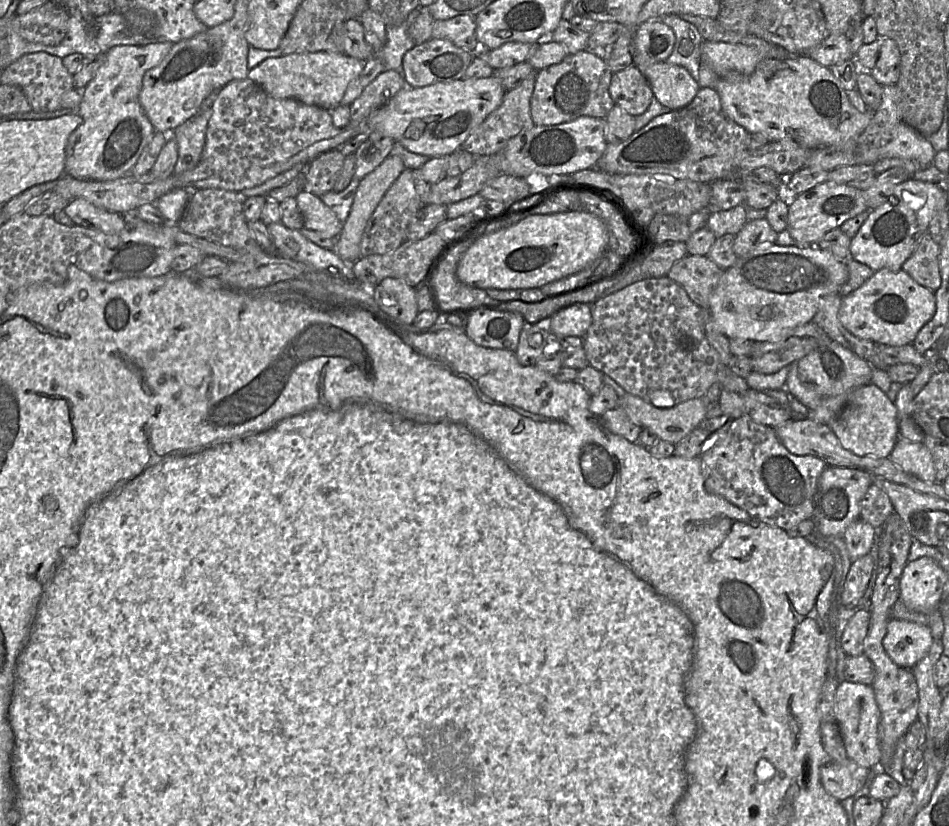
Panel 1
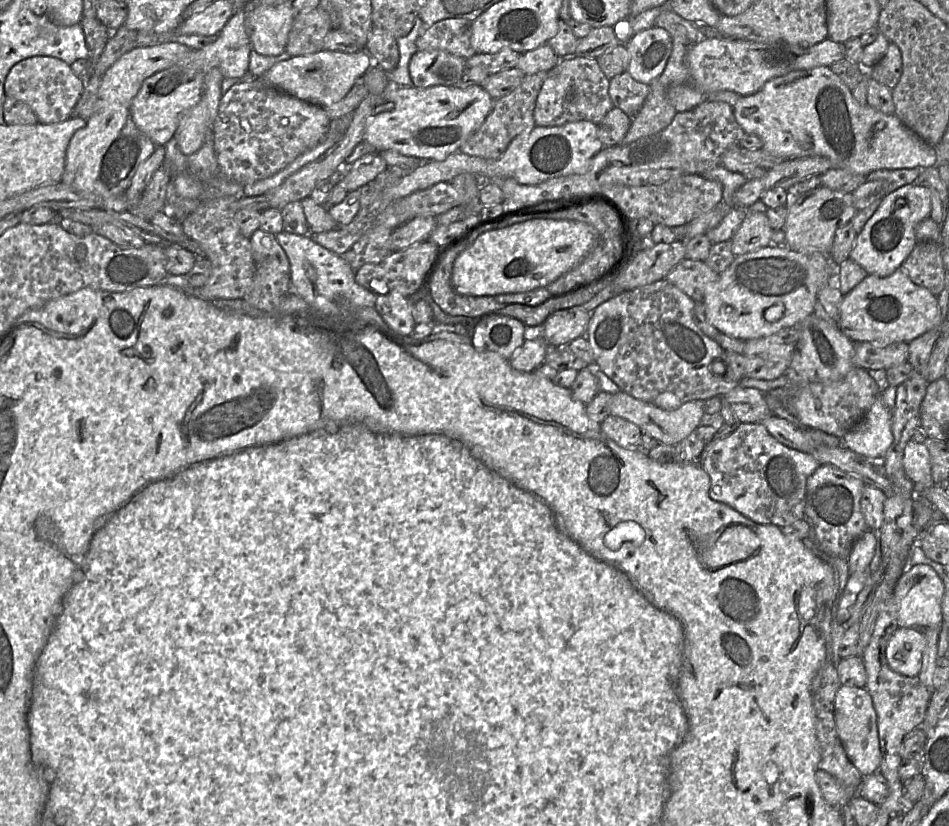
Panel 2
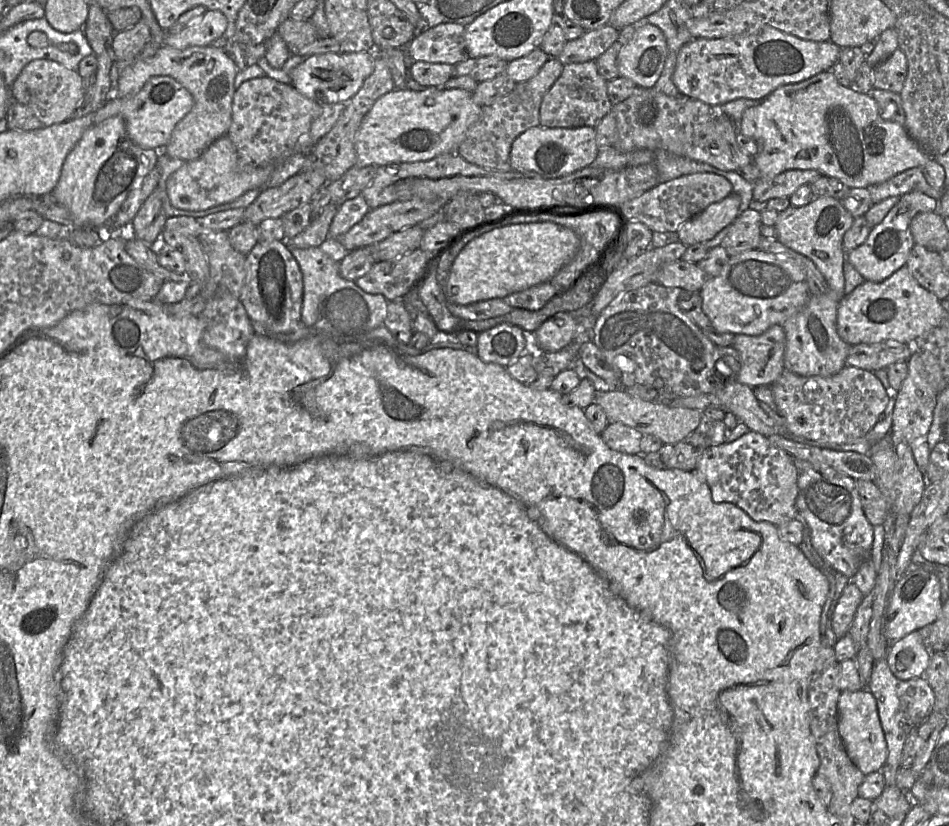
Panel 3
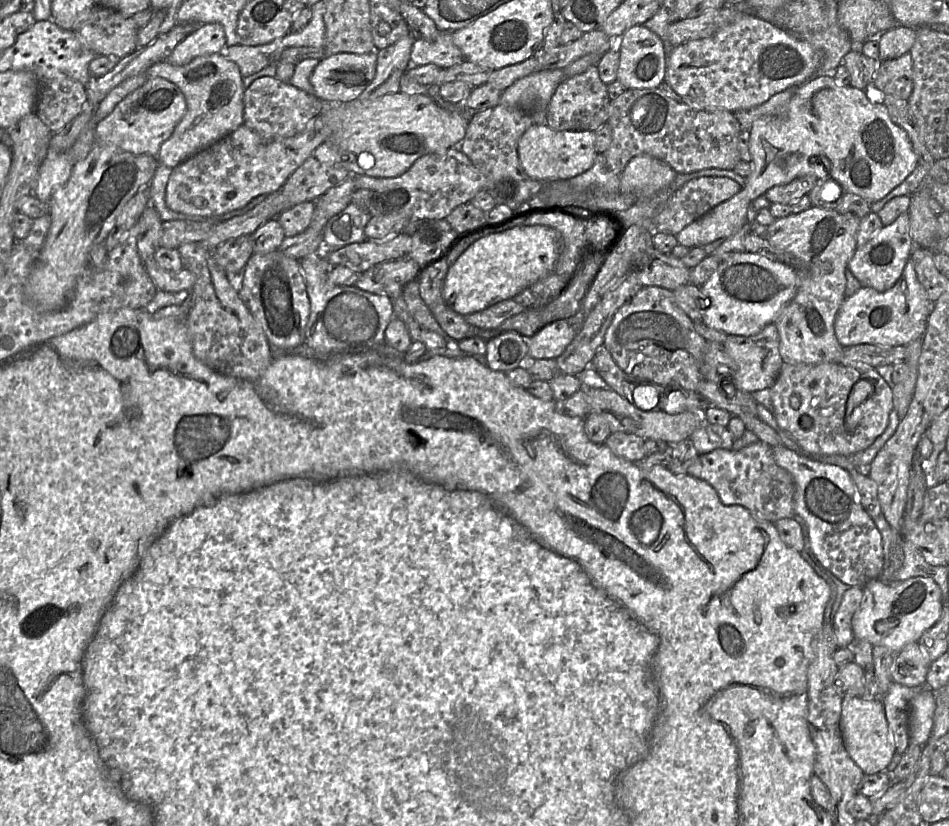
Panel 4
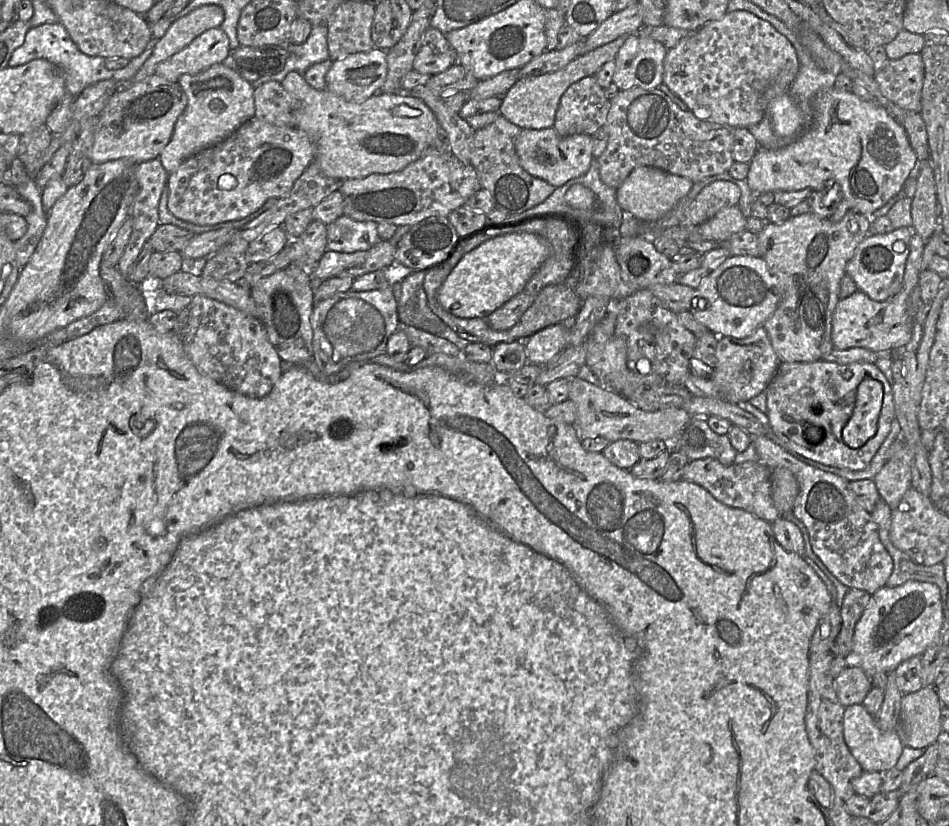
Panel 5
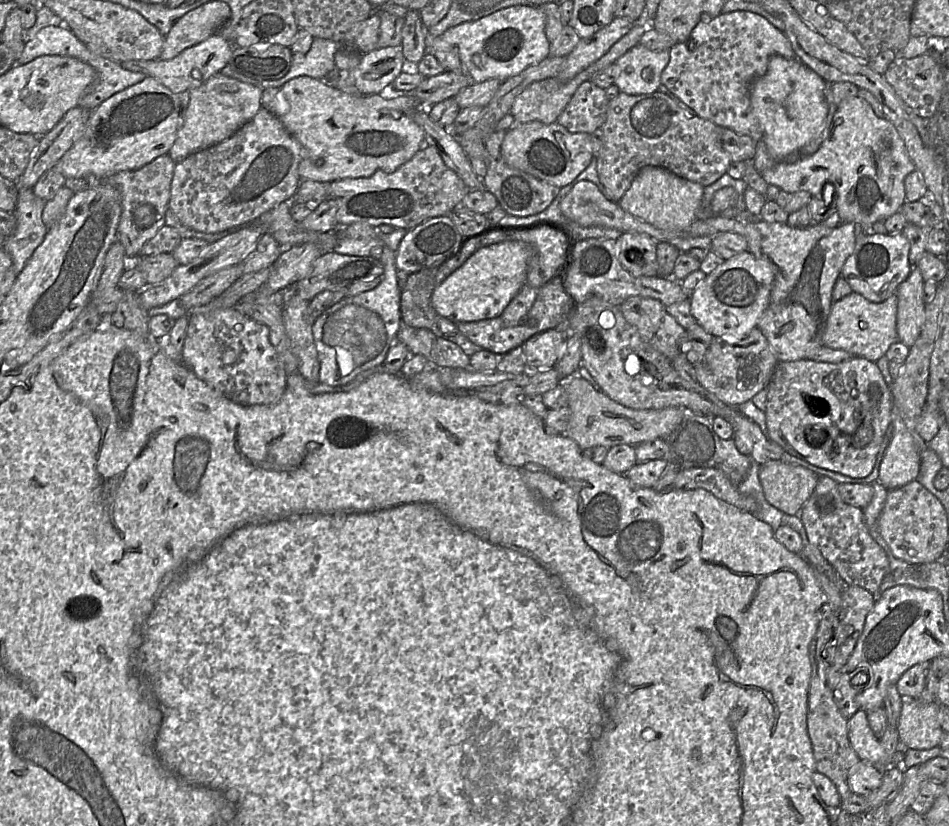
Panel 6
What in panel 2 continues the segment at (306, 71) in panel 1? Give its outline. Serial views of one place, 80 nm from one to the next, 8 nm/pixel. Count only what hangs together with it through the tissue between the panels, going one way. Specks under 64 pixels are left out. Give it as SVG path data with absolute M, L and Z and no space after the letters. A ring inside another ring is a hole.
M365 49L354 53L321 50L306 55L292 56L287 60L277 62L258 79L283 93L327 108L341 101L355 81L363 76L373 64L373 58Z

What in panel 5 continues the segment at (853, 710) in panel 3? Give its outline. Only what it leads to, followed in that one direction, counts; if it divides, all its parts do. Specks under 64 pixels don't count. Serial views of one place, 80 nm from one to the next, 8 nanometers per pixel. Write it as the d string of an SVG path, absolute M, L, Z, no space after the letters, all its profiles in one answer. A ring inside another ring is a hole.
M862 703L845 707L843 738L852 756L867 772L885 772L895 768L904 747L898 732L881 730L876 718L867 712Z

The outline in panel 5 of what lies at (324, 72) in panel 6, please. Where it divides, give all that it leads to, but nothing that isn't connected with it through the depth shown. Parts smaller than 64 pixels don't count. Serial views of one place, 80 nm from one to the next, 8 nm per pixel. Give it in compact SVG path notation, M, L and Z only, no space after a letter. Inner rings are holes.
M313 25L308 39L302 44L287 44L288 57L284 69L278 76L265 76L253 83L256 88L259 85L273 80L282 83L286 75L291 71L300 74L312 65L326 60L330 60L327 44L327 27L324 25Z

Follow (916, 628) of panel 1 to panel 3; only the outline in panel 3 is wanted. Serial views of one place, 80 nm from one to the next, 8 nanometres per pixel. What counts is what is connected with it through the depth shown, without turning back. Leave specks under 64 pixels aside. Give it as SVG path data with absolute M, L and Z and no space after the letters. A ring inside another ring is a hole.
M918 630L891 643L886 656L891 672L900 680L924 676L930 659L930 652L924 646Z

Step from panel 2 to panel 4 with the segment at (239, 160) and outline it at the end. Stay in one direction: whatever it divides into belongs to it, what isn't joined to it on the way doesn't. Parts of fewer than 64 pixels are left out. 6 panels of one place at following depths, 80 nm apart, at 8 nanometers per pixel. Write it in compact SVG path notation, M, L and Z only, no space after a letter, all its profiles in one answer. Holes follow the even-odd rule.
M270 76L260 77L245 88L243 102L243 124L268 140L288 138L303 132L322 107L322 101L315 95Z

